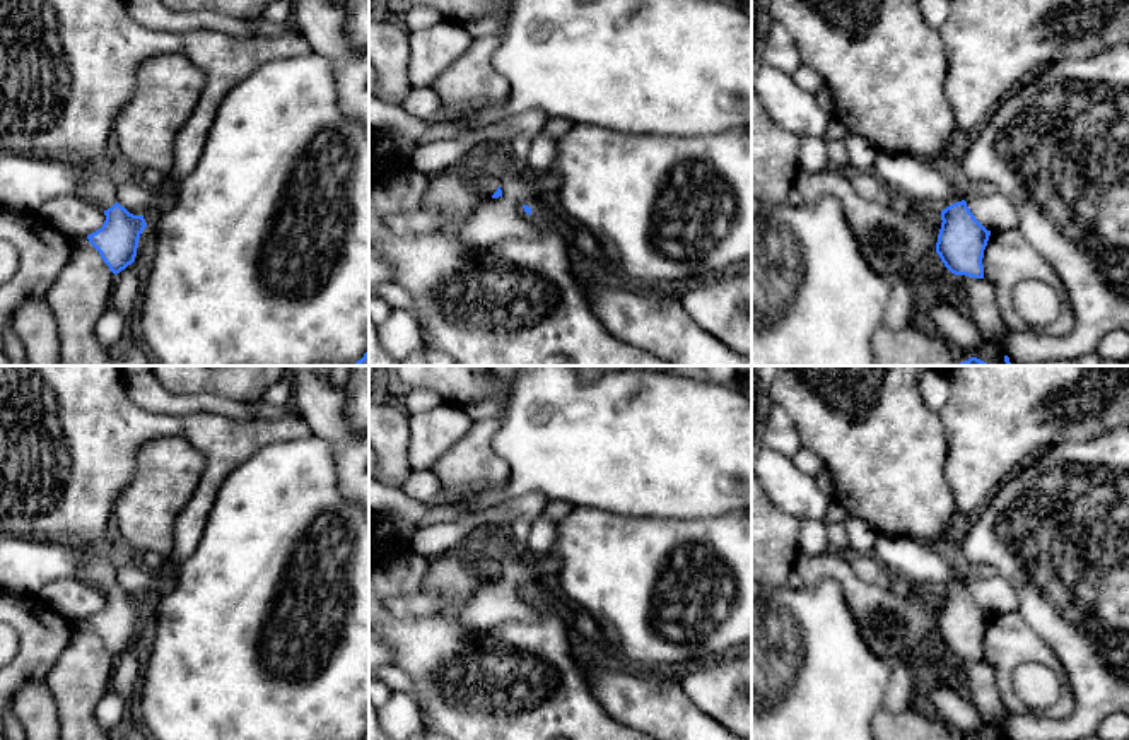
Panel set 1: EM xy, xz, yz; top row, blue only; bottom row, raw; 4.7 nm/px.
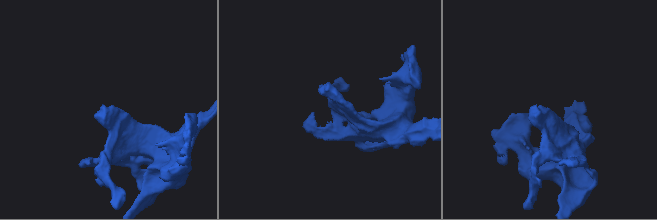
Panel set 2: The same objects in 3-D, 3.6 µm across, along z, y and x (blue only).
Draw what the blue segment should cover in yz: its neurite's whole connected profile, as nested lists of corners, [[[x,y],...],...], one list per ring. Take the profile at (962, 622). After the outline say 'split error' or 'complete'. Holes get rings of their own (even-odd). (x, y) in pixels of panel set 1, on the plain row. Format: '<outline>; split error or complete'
[[[955,567],[953,579],[941,591],[936,636],[951,656],[984,661],[982,641],[991,614],[967,590],[968,574]]]; split error

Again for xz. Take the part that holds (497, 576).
[[[487,550],[478,552],[473,557],[471,566],[482,576],[483,581],[487,581],[487,579],[499,581],[499,579],[502,579],[502,573],[499,569],[499,562]]]; split error

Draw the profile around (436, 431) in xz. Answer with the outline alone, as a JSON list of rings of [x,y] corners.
[[[454,405],[408,415],[412,472],[430,470],[470,431],[471,424],[473,420]]]

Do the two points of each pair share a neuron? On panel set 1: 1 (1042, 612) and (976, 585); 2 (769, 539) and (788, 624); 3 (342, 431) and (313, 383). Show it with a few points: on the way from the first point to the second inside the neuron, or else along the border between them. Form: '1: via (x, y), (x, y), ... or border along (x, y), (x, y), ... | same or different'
1: border along (996, 573), (1015, 590), (1018, 610) | different
2: border along (786, 583), (769, 588) | different
3: via (330, 419), (315, 395) | same

